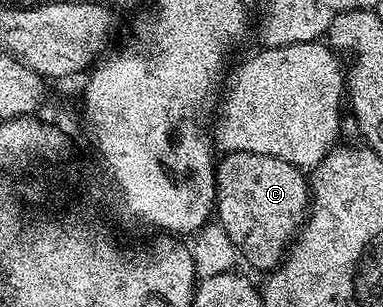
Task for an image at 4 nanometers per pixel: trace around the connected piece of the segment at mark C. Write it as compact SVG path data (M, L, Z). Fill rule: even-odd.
M233 151L224 154L218 160L215 169L215 210L218 226L229 233L229 241L233 241L236 252L251 267L262 273L275 270L287 254L299 228L303 226L311 205L311 188L309 179L300 168L289 161L281 161L281 157L269 157L261 153L245 153Z

